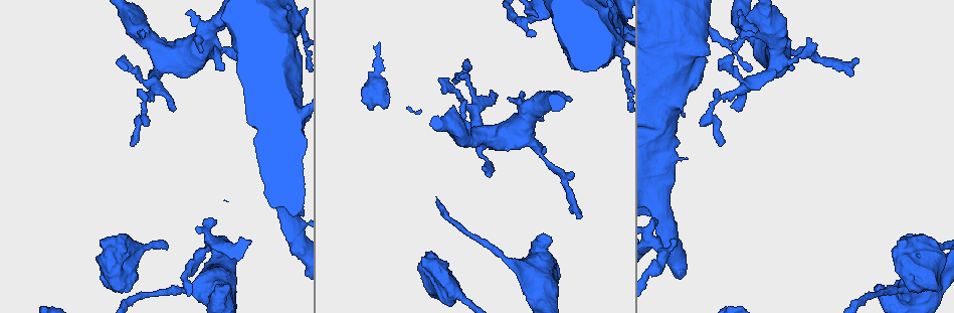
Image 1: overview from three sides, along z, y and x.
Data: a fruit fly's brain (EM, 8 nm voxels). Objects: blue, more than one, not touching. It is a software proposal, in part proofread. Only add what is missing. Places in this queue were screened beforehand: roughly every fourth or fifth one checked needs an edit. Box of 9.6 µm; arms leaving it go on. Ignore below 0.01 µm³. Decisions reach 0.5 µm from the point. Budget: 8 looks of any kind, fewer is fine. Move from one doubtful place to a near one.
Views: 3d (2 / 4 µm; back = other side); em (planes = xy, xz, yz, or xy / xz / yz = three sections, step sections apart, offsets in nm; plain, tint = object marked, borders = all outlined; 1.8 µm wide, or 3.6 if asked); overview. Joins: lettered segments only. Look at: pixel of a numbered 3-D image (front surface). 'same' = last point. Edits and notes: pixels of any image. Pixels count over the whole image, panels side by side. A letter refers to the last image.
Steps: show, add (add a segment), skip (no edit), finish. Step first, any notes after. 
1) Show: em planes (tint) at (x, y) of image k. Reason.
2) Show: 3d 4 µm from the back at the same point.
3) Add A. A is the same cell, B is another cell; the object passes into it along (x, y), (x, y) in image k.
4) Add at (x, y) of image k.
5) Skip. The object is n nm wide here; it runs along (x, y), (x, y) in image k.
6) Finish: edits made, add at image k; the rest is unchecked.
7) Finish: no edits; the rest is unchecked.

Show: 3d 2 µm at (859, 58) of image 1. End of a long branch.

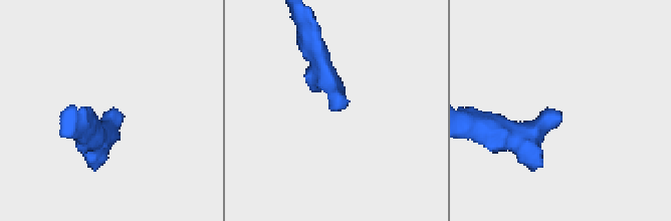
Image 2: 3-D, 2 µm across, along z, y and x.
Show: em planes (borders) at (115, 112) of image 2.

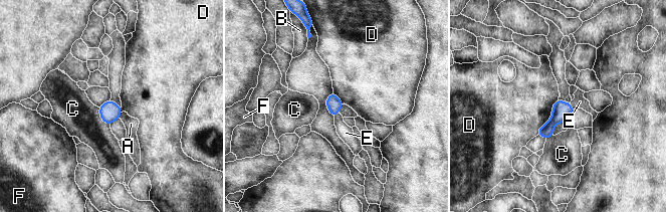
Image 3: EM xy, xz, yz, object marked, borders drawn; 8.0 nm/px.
Add E. E is the same cell, A, B, C, D and F are other cells; the object passes into it along (562, 111), (571, 106), (580, 101) in image 3; the neuron continues.

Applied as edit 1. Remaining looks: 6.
Show: overview.

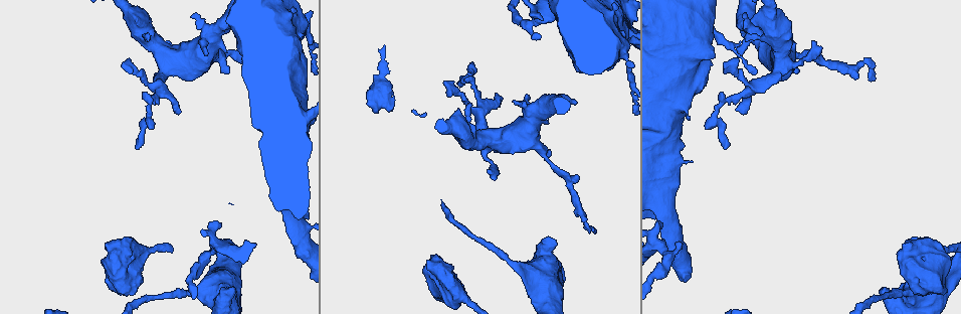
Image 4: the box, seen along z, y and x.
Show: em yz step 4 (tint) at (124, 237) of image 4.

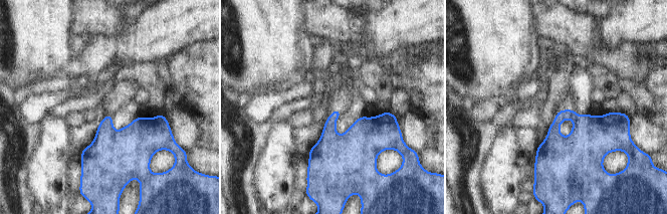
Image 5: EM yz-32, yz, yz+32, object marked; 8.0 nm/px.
Show: em planes (tint) at the same point. Cut it another way.

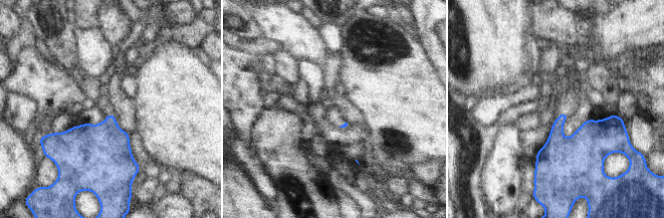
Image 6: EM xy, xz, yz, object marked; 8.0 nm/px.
Show: em planes (borders) at the same point. What lies round it.

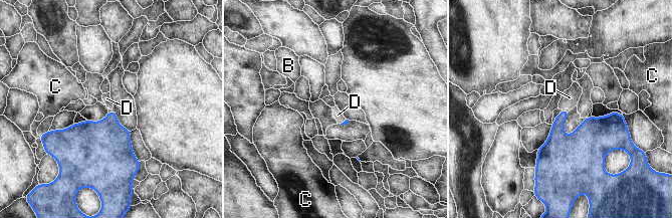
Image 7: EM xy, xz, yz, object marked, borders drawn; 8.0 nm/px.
Add D. D is the same cell, B and C are other cells; it goes on there.

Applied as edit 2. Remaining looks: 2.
Finish: edits made, add at image 3, add at image 7; the rest is unchecked.

